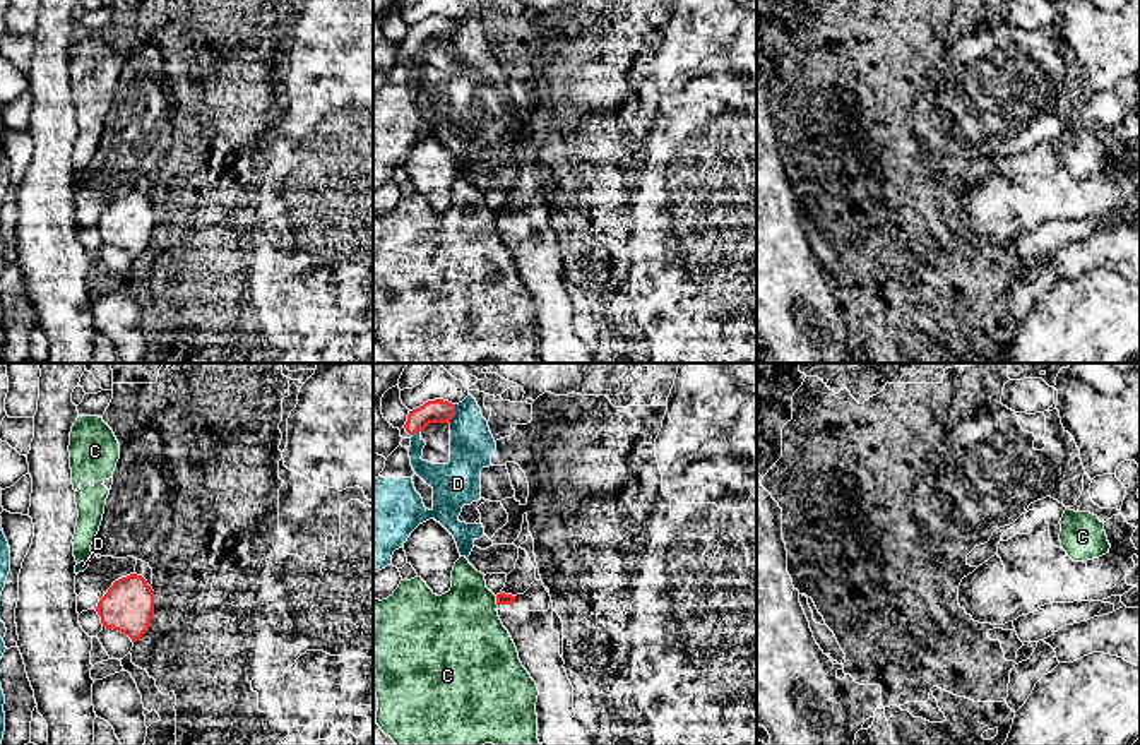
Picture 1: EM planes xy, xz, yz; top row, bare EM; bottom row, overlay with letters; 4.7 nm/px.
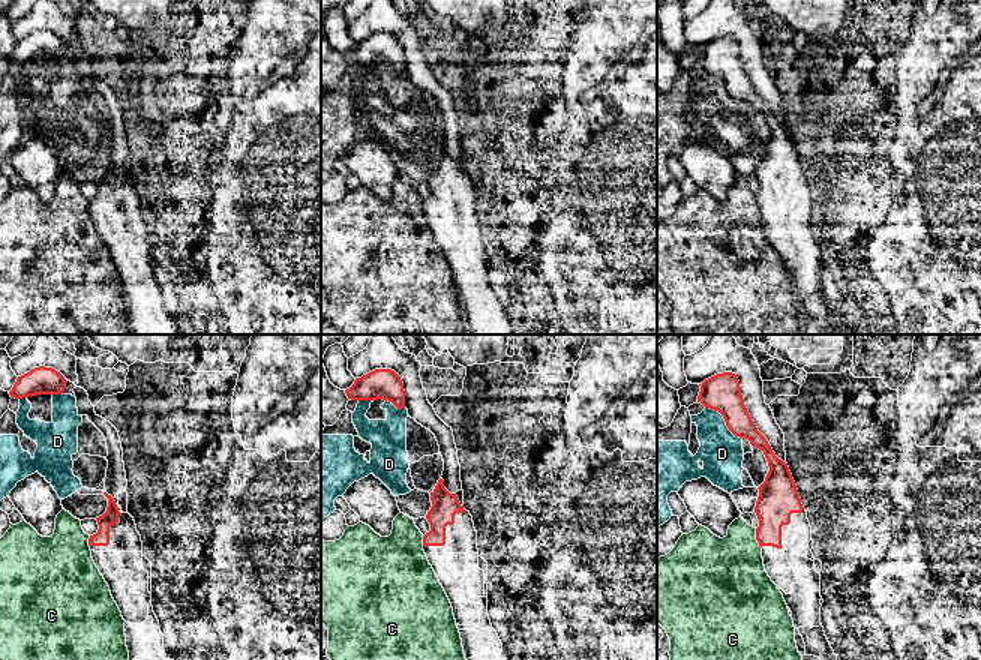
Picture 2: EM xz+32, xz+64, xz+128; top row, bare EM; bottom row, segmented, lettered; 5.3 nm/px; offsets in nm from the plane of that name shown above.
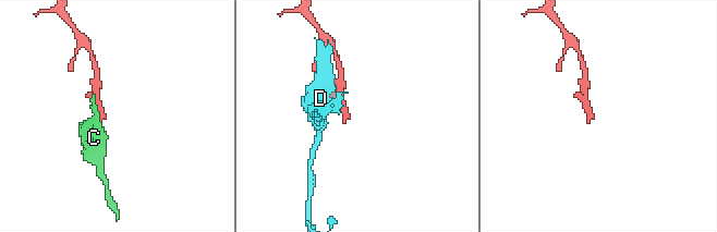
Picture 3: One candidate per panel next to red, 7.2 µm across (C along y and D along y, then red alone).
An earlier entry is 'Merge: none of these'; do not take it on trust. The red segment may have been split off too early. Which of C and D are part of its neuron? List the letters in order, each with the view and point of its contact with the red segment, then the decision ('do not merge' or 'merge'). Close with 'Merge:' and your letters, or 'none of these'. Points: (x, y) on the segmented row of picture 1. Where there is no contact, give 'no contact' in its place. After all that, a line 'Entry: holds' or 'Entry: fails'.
C: contact xz (497, 601); do not merge
D: contact xz (454, 413); do not merge
Merge: none of these
Entry: holds

